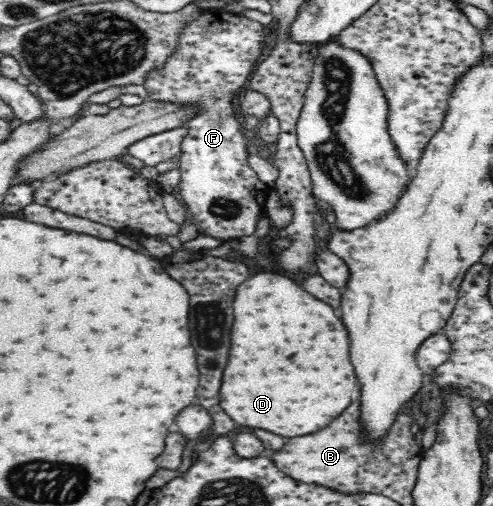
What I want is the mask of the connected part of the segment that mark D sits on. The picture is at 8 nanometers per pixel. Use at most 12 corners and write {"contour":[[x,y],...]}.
{"contour":[[263,272],[237,288],[219,404],[295,438],[359,378],[331,306]]}

